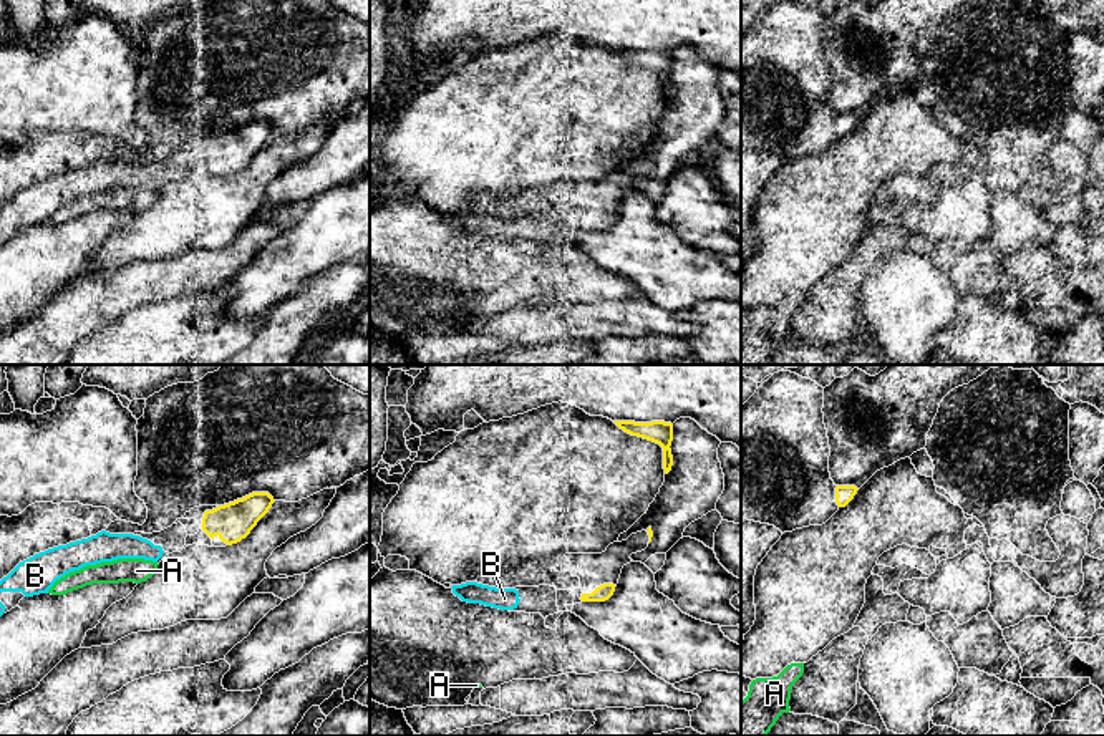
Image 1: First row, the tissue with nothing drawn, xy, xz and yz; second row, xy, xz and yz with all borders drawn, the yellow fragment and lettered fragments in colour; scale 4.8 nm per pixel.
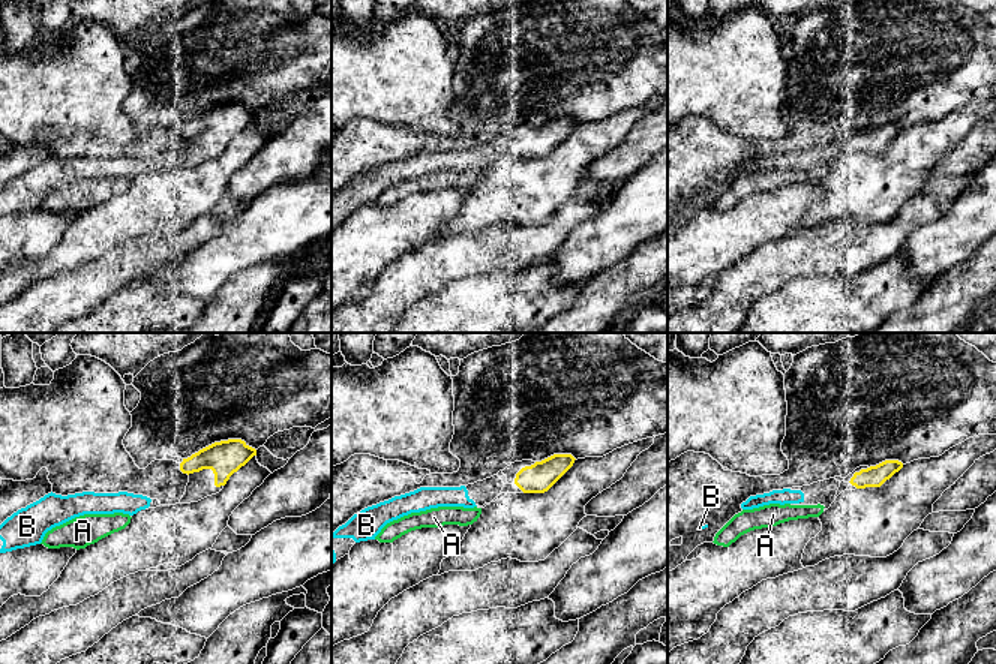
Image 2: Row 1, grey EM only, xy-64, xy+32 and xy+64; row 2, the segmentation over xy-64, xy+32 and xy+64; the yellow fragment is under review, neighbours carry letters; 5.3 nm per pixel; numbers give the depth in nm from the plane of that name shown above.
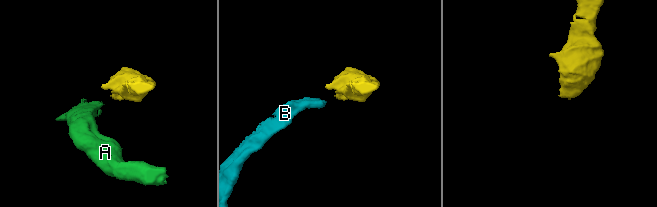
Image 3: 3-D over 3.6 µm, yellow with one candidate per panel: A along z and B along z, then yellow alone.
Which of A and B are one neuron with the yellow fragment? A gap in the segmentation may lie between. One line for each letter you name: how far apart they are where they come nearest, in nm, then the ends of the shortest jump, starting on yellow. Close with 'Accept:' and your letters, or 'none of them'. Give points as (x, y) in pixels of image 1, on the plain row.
B: 220 nm | xy (201, 154), (161, 176)
Accept: B

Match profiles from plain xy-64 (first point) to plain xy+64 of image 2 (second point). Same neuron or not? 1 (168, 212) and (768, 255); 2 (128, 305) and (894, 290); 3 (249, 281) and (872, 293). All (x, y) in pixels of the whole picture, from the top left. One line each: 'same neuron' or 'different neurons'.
1: different neurons
2: same neuron
3: different neurons

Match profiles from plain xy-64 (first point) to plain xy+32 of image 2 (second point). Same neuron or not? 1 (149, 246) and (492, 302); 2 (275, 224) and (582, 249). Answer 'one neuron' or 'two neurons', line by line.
1: two neurons
2: one neuron

